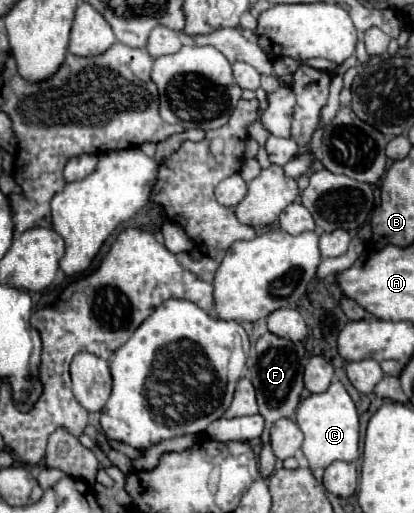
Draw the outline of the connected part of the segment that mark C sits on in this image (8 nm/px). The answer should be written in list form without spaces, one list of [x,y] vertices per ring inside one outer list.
[[[336,380],[330,384],[330,388],[322,394],[310,394],[298,405],[292,418],[300,430],[304,432],[304,444],[302,452],[310,464],[312,470],[316,468],[326,468],[336,460],[352,462],[358,458],[358,414],[352,398],[344,390],[344,386]]]

